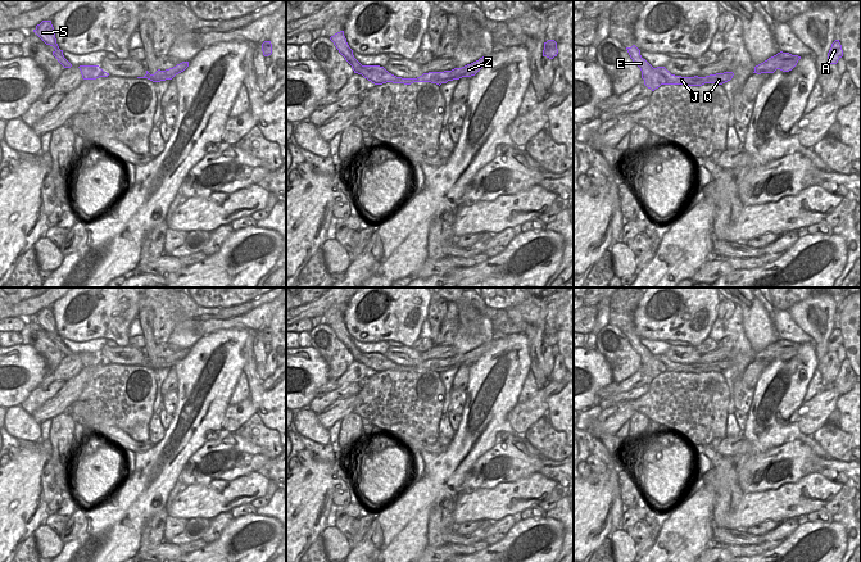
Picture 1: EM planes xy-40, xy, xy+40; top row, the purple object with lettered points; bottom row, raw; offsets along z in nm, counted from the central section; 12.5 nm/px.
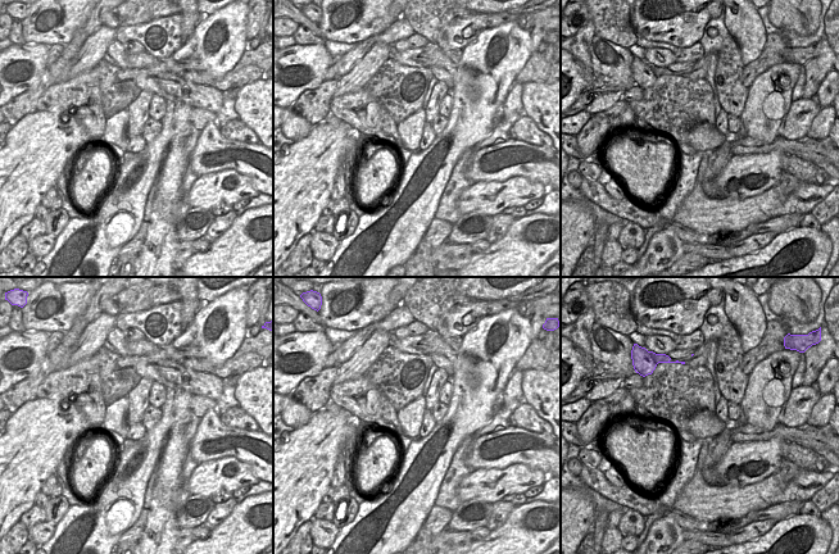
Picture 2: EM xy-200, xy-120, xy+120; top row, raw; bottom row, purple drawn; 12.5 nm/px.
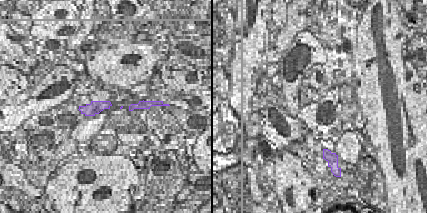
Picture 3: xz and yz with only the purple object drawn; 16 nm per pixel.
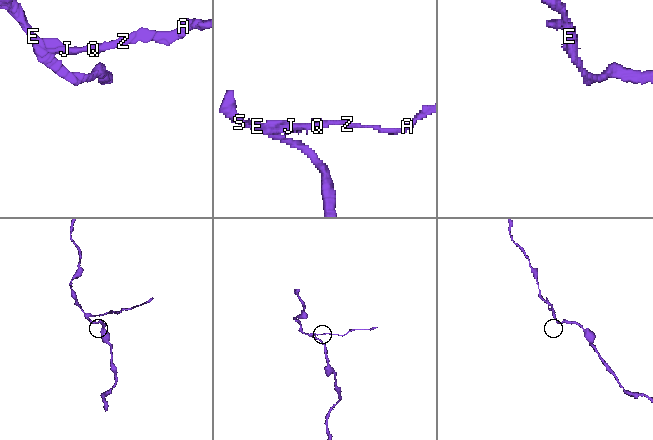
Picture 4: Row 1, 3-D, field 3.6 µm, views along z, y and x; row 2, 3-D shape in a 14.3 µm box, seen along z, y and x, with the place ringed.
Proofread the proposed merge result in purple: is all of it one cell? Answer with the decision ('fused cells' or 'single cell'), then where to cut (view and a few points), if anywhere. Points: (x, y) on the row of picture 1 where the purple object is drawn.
fused cells; cut xy+40 (653, 68), (661, 84)

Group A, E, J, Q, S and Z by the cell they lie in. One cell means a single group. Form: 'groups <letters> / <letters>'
groups A J Q Z / E S

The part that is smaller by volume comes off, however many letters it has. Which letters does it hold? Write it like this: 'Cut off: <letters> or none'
Cut off: A, J, Q, Z

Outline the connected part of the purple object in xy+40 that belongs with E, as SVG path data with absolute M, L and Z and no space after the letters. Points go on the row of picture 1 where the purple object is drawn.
M633 45L631 47L626 47L633 62L640 68L642 78L644 80L644 85L654 91L661 86L660 74L654 72L654 68L642 58L640 50Z

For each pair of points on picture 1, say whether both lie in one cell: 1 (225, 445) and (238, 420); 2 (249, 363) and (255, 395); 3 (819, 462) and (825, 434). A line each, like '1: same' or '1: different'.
1: different
2: same
3: different

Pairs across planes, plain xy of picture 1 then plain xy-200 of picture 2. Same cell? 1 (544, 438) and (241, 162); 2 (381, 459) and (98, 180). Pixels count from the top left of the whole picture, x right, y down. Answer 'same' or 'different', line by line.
1: different
2: same

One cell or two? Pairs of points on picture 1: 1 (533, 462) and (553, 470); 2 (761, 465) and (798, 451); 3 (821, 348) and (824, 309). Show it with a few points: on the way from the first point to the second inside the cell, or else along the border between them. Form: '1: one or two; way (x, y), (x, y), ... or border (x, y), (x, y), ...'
1: two; border (544, 458), (537, 471)
2: one; way (770, 459), (789, 457)
3: one; way (821, 339), (821, 318)

